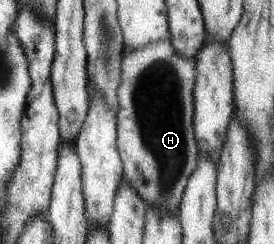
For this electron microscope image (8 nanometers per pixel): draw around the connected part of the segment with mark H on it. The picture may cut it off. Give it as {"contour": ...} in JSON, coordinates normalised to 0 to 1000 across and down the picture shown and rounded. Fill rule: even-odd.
{"contour":[[[580,160],[580,168],[566,168],[566,176],[544,176],[544,184],[529,184],[529,193],[507,193],[507,201],[493,201],[493,209],[478,201],[460,201],[449,209],[442,230],[442,250],[434,250],[434,291],[442,291],[442,307],[434,307],[434,348],[427,348],[427,373],[420,373],[420,389],[427,389],[427,455],[423,455],[423,607],[434,623],[442,660],[445,660],[445,730],[449,742],[464,742],[493,783],[500,783],[500,799],[515,807],[515,824],[533,832],[544,848],[573,848],[573,857],[588,857],[588,865],[602,865],[602,873],[639,873],[650,881],[653,873],[653,824],[661,824],[661,795],[682,758],[682,734],[690,734],[690,717],[704,709],[704,693],[712,693],[712,676],[719,676],[719,639],[723,611],[719,590],[712,586],[712,557],[704,537],[704,402],[701,402],[701,365],[708,352],[708,250],[690,250],[690,242],[668,242],[631,193],[624,193],[620,160]]]}

